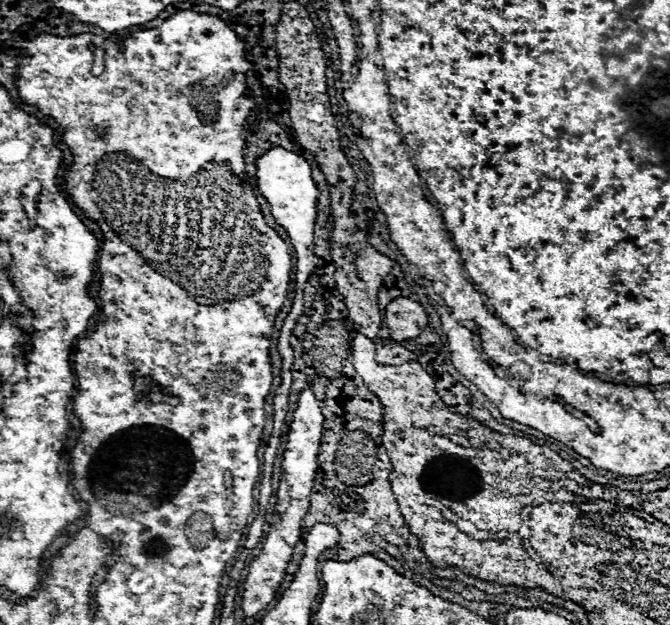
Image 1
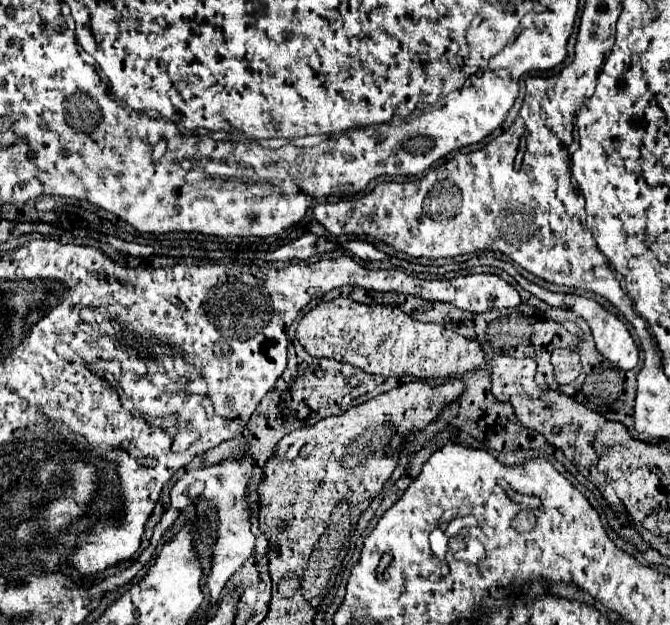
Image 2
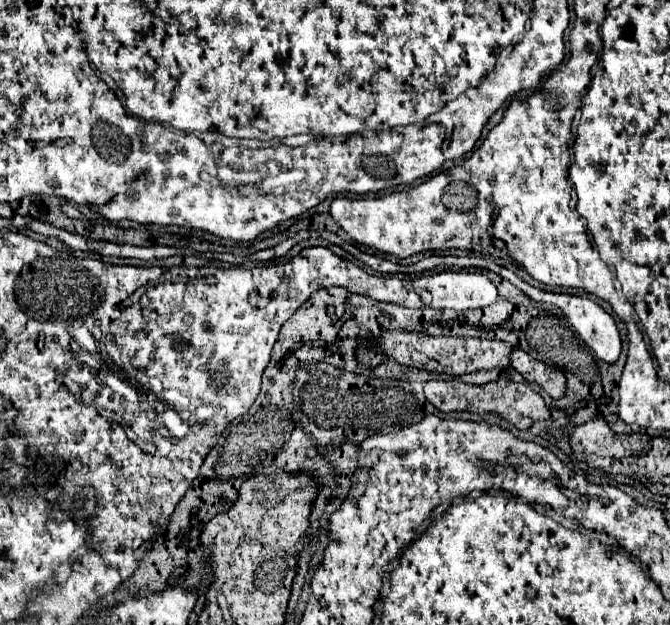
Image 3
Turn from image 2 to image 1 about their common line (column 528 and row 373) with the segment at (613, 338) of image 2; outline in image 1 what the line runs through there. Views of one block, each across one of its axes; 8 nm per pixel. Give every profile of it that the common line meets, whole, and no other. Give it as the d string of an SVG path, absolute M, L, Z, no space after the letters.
M272 148L268 150L264 156L260 156L256 160L256 180L258 180L258 190L260 194L268 200L270 204L270 210L272 210L272 216L274 220L286 228L290 240L292 240L292 246L296 250L296 275L295 275L295 288L296 294L292 302L291 309L287 314L280 330L280 338L278 338L278 352L282 356L282 384L280 388L276 390L276 396L274 396L274 414L272 414L272 420L274 420L274 430L272 430L272 436L268 440L268 446L266 446L266 452L264 452L264 462L262 462L262 482L260 482L260 498L258 498L258 508L260 512L256 514L256 518L252 520L250 528L248 528L248 538L246 538L246 550L252 550L256 544L258 544L258 538L262 536L262 526L264 526L264 514L266 514L266 506L268 506L268 500L272 496L272 468L274 468L274 458L276 458L276 452L278 452L278 442L280 442L280 428L284 424L284 418L286 418L286 410L288 410L288 392L290 392L290 386L292 386L292 362L294 362L294 352L292 352L292 346L290 346L290 336L292 336L292 330L299 319L304 313L304 300L303 294L306 283L312 276L312 270L314 270L314 262L316 262L316 254L312 252L314 248L314 226L316 226L316 216L318 216L318 210L316 210L316 202L318 202L318 188L312 180L312 170L310 170L310 164L294 154L294 152L288 152L284 148Z

